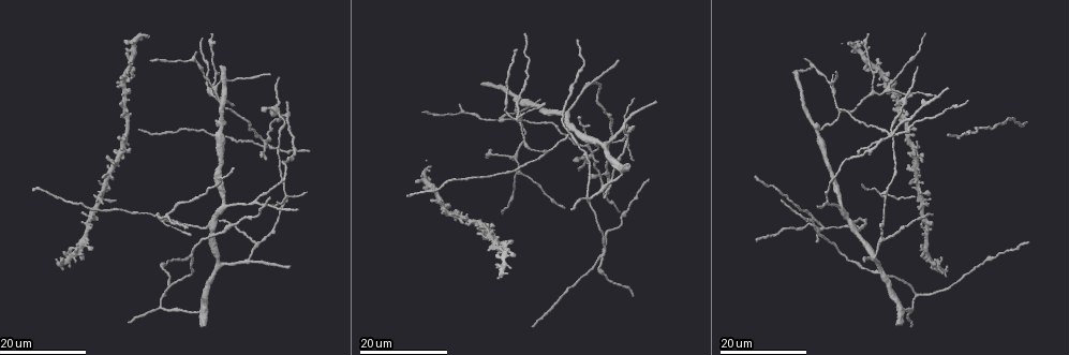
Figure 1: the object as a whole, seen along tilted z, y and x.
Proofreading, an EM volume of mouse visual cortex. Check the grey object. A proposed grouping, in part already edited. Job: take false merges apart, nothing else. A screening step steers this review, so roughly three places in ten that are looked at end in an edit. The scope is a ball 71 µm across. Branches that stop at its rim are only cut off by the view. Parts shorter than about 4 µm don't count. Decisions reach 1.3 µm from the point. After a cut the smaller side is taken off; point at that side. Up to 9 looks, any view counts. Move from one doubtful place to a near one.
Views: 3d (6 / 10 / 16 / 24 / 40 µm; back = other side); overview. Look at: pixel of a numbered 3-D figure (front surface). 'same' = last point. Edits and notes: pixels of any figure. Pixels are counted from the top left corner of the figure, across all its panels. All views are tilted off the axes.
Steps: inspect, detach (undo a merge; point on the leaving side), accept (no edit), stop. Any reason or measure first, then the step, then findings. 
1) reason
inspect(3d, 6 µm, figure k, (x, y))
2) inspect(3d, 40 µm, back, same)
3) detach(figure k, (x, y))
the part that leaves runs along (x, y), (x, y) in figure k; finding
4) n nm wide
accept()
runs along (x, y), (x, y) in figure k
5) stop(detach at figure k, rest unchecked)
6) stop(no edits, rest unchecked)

four-way junction
inspect(3d, 16 µm, figure 1, (822, 228))

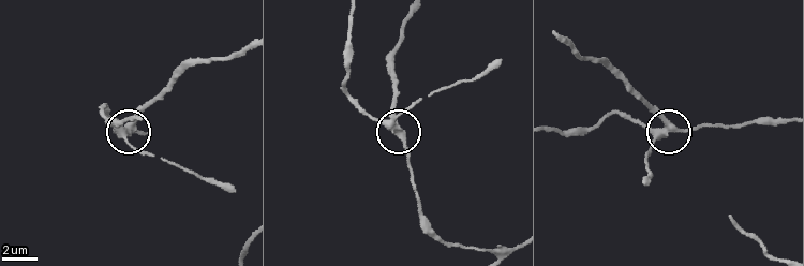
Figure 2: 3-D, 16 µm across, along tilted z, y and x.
inspect(3d, 10 µm, figure 2, (132, 126))

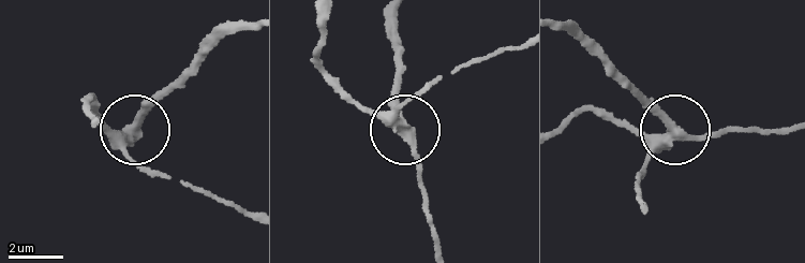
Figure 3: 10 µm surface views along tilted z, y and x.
side arm 20 µm
detach(figure 3, (153, 106))
the part that leaves runs along (135, 127), (220, 38), (250, 27) in figure 3; two cells meet here

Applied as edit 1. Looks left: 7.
inspect(3d, 24 µm, figure 1, (210, 224))

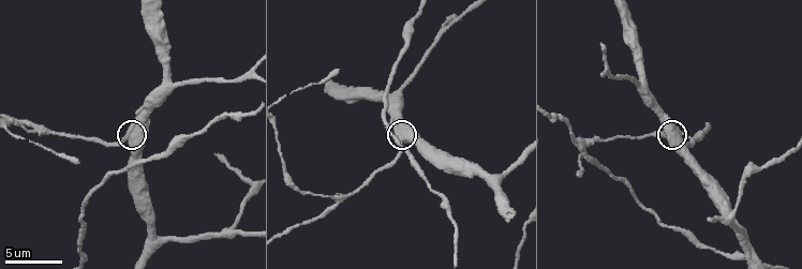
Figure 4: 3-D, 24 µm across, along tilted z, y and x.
inspect(3d, 6 µm, figure 4, (125, 137))

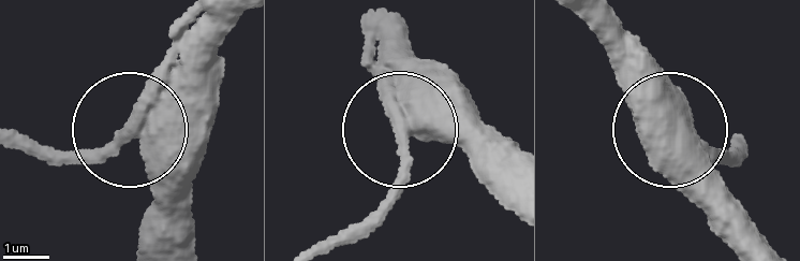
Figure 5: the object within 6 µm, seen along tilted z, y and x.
side arm 49 µm
accept()
runs along (233, 17), (137, 122), (82, 155), (34, 157) in figure 5; continuous, no second cell

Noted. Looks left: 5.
inspect(3d, 24 µm, figure 1, (881, 194))

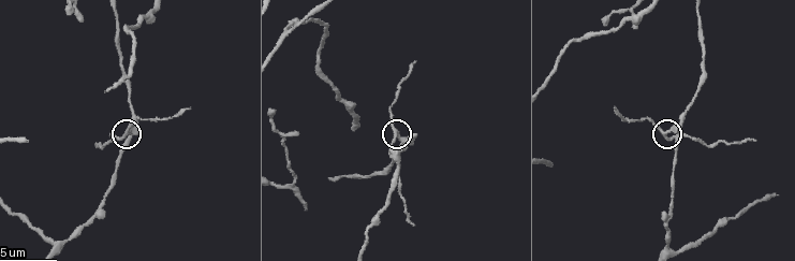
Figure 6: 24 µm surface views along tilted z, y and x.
inspect(3d, 10 µm, figure 6, (671, 129))

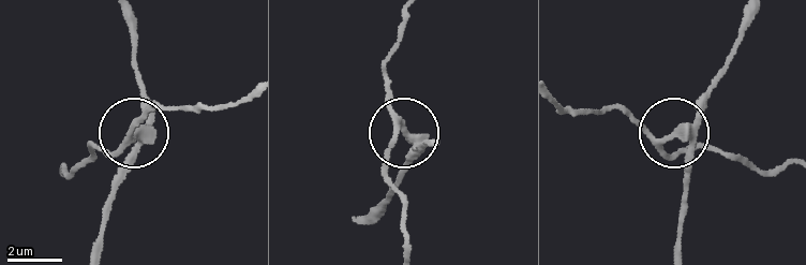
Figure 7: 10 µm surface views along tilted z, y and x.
260 nm wide
detach(figure 7, (129, 137))
two cells meet here

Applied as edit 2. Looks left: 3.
four or more arms meet
inspect(3d, 6 µm, figure 4, (38, 125))

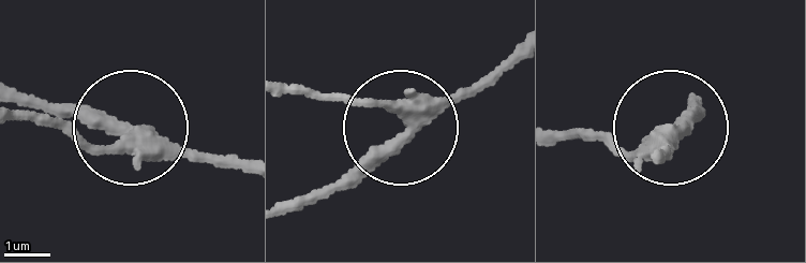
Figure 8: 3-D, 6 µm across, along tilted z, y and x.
inspect(3d, 6 µm, back, figure 8, (404, 131))

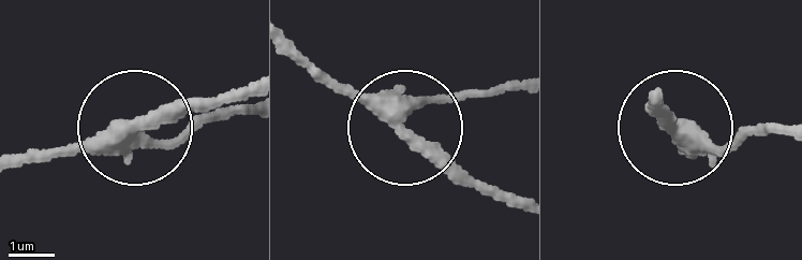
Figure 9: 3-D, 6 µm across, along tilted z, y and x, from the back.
side arm 32 µm
accept()
runs along (21, 159), (228, 123) in figure 9; continuous, no second cell

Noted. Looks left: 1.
stop(detach at figure 3, detach at figure 7, rest unchecked)

